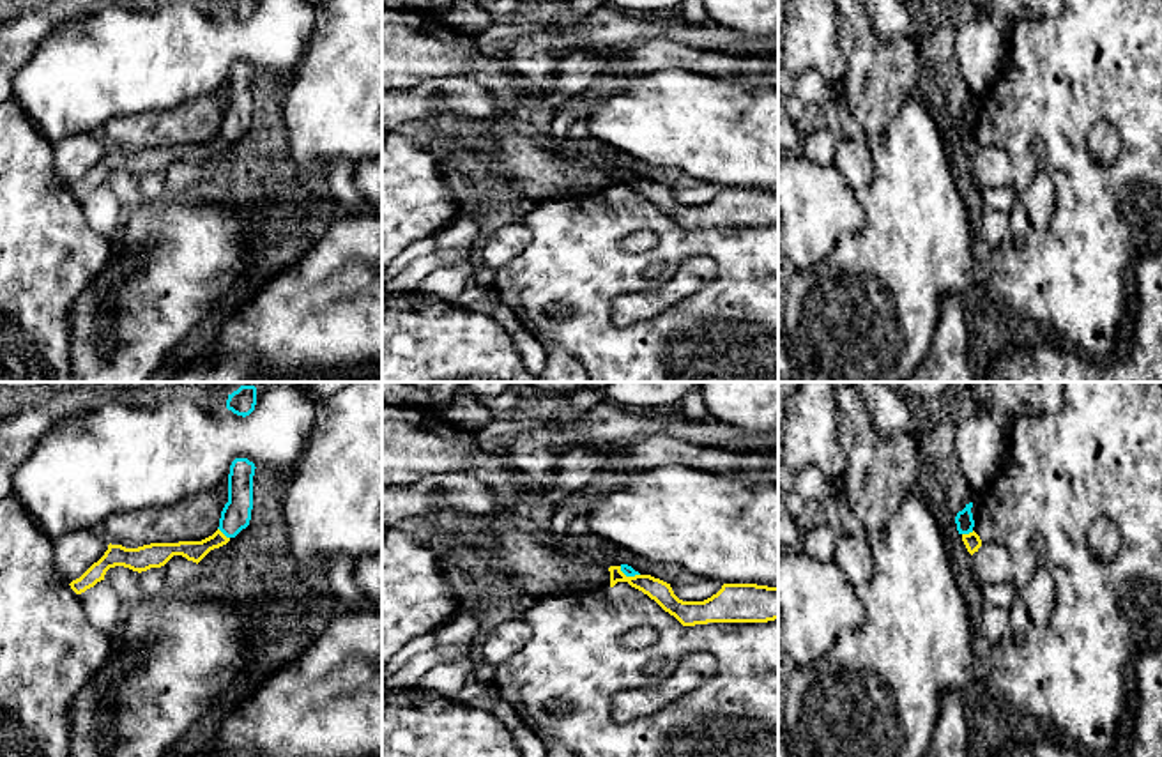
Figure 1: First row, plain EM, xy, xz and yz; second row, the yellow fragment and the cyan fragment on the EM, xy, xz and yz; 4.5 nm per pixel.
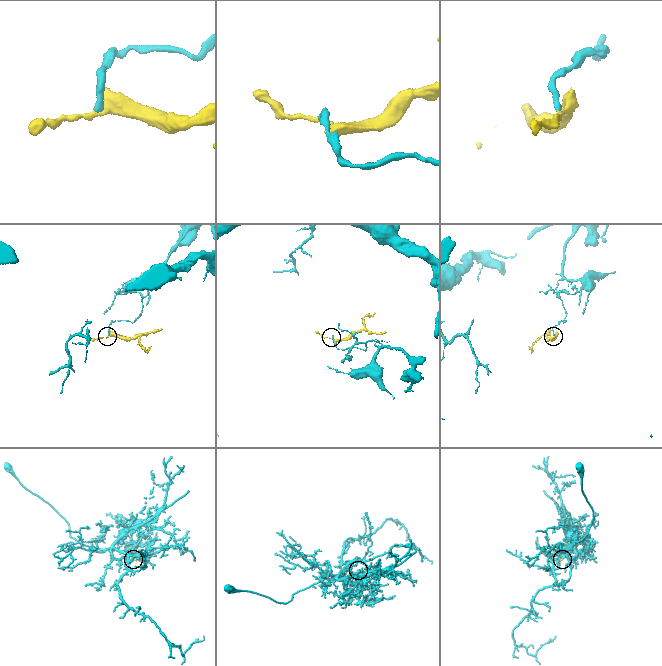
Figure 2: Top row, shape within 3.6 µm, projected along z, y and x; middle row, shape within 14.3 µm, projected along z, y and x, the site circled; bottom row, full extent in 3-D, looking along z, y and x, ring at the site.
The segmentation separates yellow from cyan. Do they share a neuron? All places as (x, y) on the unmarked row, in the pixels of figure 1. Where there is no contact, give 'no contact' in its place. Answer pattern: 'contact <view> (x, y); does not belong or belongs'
contact xy (221, 137); does not belong

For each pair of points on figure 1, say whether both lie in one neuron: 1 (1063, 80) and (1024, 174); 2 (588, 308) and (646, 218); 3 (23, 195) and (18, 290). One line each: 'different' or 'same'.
1: same
2: same
3: same

